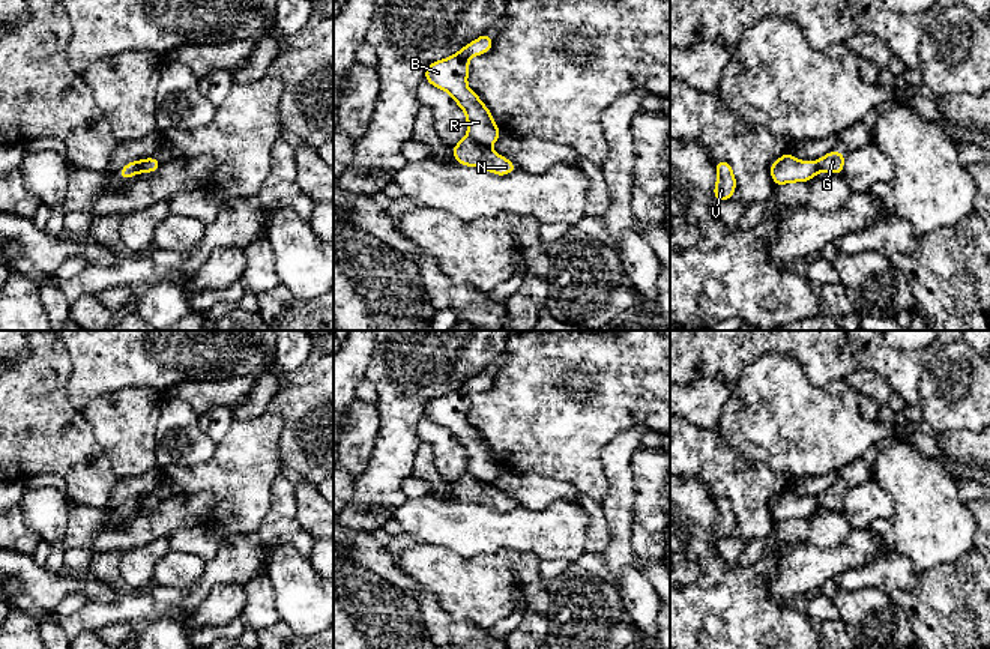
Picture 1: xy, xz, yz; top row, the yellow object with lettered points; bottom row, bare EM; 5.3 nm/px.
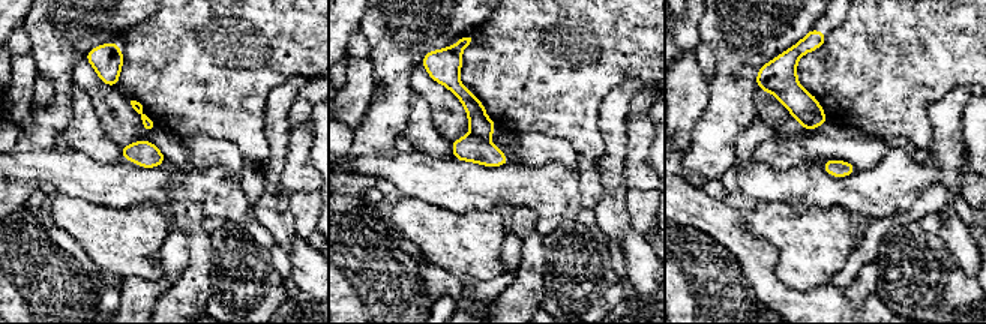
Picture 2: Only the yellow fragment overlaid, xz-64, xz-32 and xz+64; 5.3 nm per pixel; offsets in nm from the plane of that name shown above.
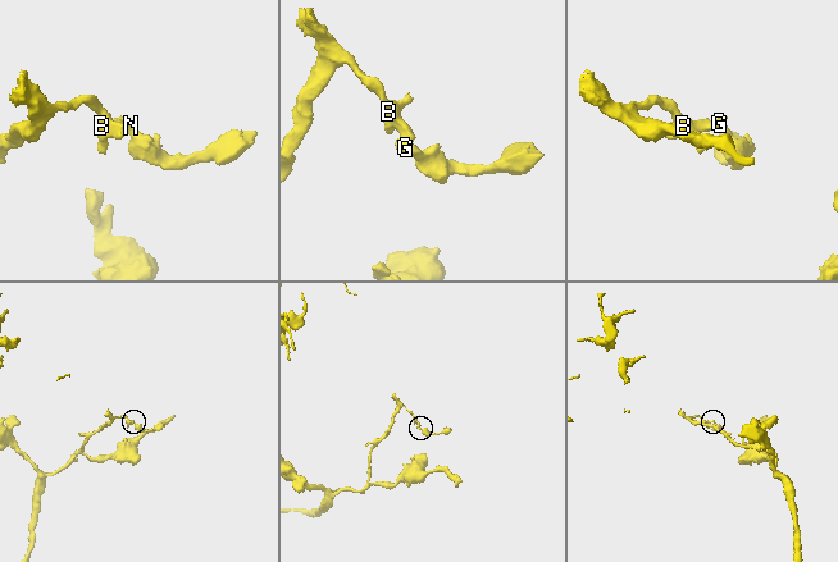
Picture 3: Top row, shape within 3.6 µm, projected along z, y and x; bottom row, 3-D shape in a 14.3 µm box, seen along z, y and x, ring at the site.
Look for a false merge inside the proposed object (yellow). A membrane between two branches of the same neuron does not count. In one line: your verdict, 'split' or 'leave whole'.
split

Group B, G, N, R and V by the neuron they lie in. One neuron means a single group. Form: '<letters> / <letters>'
B R V / G N

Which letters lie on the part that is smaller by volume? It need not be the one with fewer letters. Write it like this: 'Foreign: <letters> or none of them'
Foreign: G, N

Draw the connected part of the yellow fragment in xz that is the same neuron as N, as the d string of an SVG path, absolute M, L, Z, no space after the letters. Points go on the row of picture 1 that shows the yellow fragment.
M470 137L452 146L454 158L458 164L479 167L497 176L505 176L517 170L517 165L494 150L473 141Z

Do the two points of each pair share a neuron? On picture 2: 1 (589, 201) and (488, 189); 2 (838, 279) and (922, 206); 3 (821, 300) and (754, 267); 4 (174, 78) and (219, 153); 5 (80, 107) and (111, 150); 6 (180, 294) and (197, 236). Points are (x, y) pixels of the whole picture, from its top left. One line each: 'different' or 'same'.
1: different
2: same
3: same
4: different
5: same
6: same

